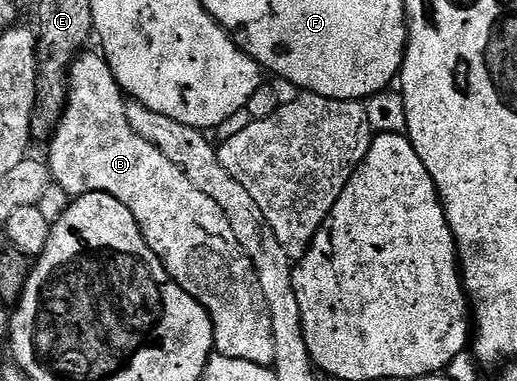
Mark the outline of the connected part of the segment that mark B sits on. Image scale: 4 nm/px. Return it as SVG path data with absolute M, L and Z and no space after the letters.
M90 51L75 56L70 66L70 92L66 98L66 109L49 141L48 163L53 183L63 187L71 198L89 192L107 192L112 198L124 202L124 206L132 210L132 218L136 218L144 242L148 242L171 278L189 296L196 298L196 302L200 302L200 306L204 306L209 314L214 327L214 352L224 358L273 365L276 342L272 336L272 318L268 314L256 270L244 254L240 242L236 242L236 234L232 234L232 226L224 210L220 210L220 206L216 206L208 194L196 190L176 162L168 162L168 158L164 158L164 154L160 154L152 142L140 138L140 134L132 130L126 113L127 97L114 81L106 57L97 51Z

